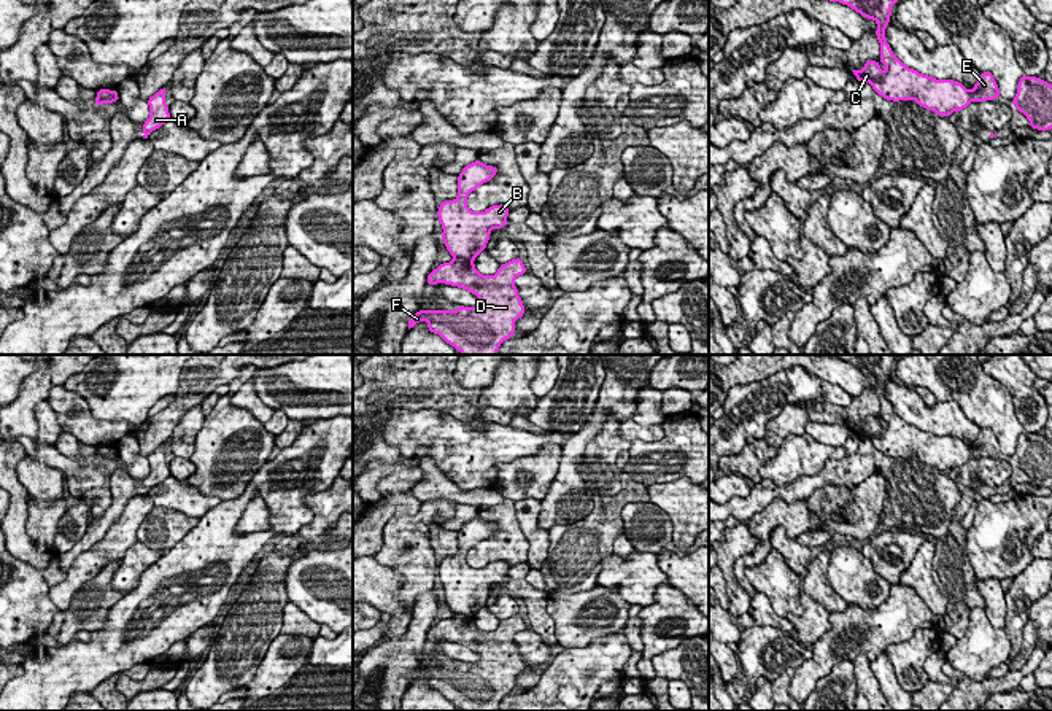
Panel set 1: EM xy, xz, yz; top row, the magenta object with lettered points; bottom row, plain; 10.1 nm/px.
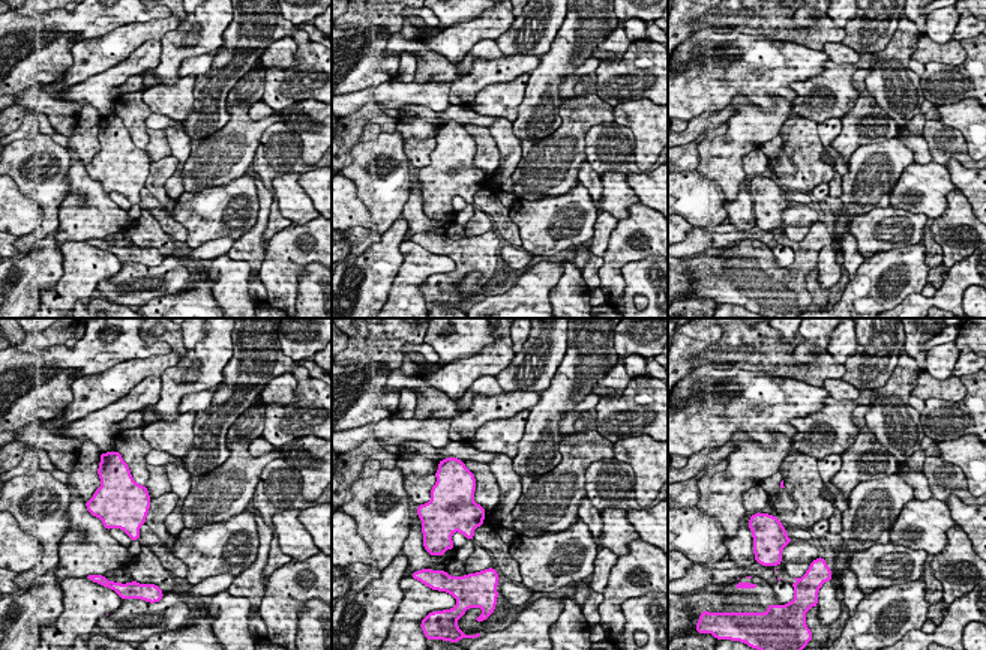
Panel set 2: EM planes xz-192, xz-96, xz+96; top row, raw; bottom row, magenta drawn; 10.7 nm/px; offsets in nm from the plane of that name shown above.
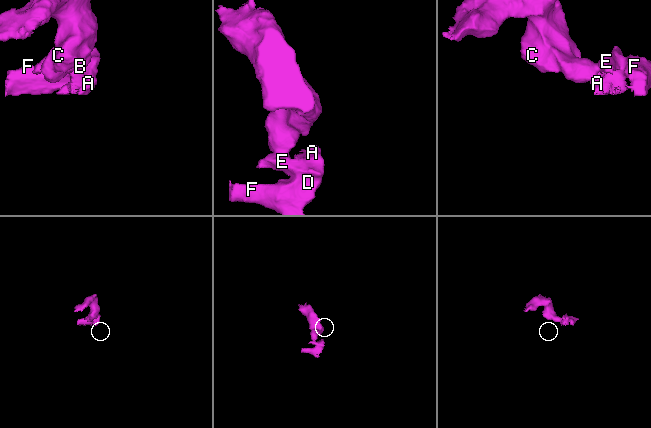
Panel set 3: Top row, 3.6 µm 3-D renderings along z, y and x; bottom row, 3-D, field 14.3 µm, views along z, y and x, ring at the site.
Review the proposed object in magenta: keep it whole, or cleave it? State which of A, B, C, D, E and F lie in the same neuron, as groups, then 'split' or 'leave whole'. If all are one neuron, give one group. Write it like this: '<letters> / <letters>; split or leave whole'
A D E F / B C; split

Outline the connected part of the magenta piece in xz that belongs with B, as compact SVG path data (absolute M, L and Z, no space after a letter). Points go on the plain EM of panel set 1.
M477 515L458 531L458 554L439 561L437 574L443 585L442 598L454 616L474 617L486 606L491 587L507 581L510 565L504 560L493 561L485 568L472 568L467 563L469 550L496 530L497 523Z

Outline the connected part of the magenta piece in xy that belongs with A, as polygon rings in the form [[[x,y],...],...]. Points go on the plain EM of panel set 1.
[[[165,444],[149,453],[146,458],[149,461],[149,474],[143,479],[143,495],[148,495],[153,487],[159,485],[170,476],[168,463],[165,460]]]

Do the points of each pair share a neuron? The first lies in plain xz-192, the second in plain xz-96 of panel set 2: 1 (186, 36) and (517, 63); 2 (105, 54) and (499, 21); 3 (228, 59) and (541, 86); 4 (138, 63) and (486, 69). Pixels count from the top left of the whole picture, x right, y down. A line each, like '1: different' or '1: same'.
1: different
2: same
3: same
4: different

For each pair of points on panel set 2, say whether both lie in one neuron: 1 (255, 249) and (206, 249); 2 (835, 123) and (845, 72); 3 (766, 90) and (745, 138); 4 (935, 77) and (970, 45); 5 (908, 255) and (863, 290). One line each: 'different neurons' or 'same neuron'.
1: different neurons
2: different neurons
3: different neurons
4: same neuron
5: same neuron

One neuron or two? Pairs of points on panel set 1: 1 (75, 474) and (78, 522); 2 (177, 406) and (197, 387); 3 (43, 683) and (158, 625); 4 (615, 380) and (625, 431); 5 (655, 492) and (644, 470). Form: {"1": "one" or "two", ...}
{"1": "two", "2": "one", "3": "one", "4": "two", "5": "two"}

